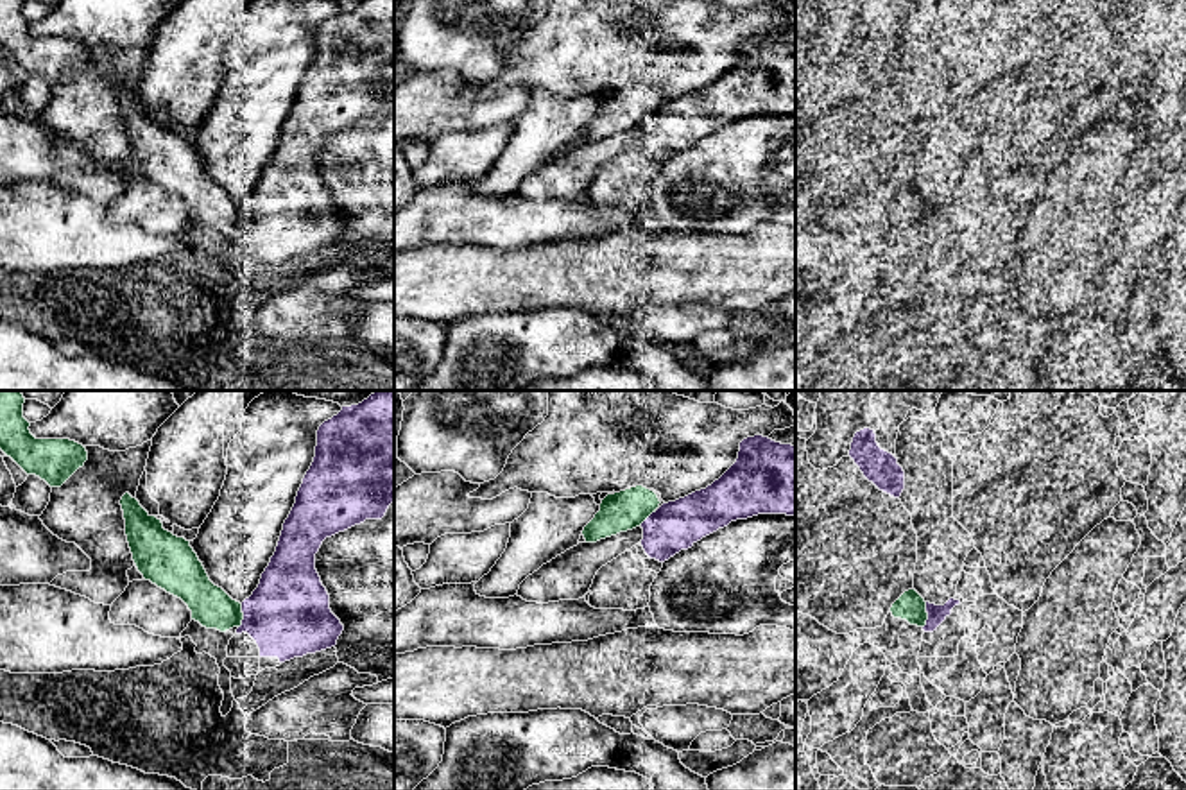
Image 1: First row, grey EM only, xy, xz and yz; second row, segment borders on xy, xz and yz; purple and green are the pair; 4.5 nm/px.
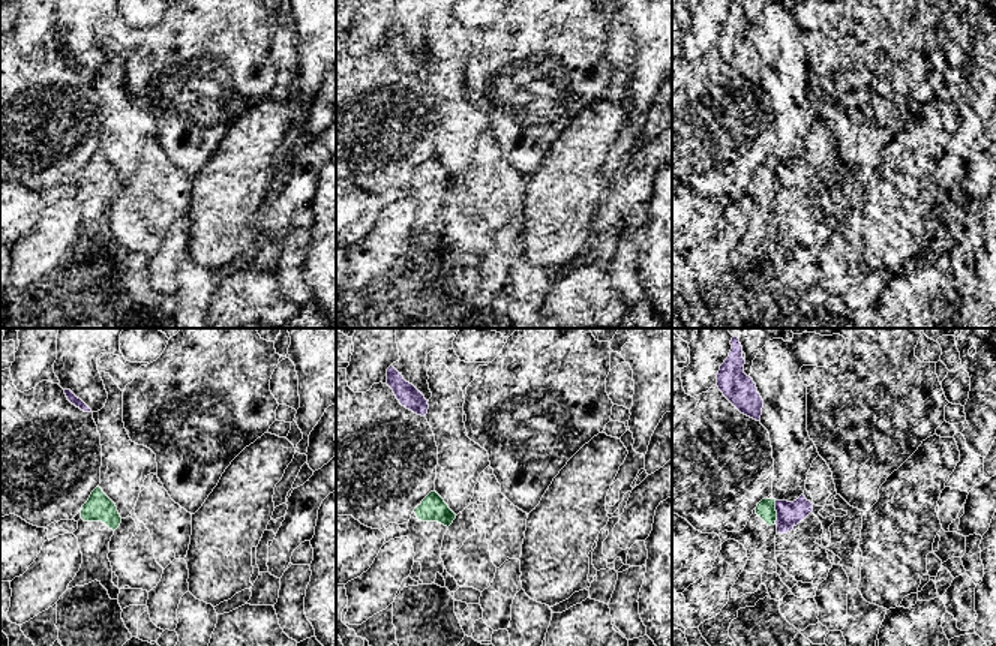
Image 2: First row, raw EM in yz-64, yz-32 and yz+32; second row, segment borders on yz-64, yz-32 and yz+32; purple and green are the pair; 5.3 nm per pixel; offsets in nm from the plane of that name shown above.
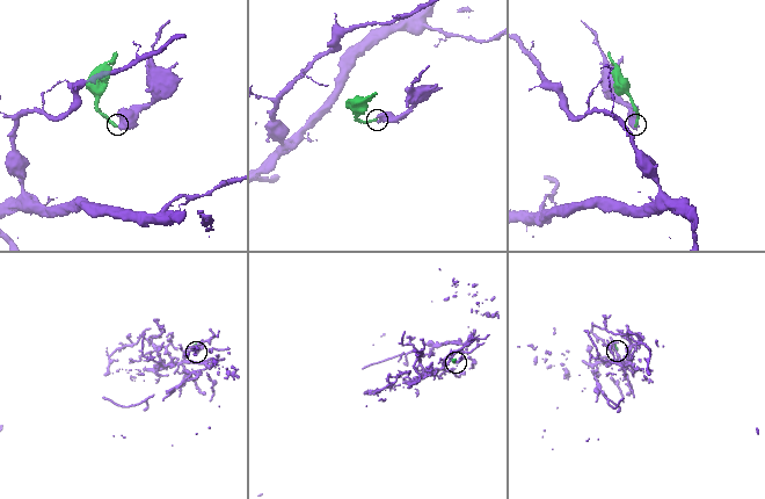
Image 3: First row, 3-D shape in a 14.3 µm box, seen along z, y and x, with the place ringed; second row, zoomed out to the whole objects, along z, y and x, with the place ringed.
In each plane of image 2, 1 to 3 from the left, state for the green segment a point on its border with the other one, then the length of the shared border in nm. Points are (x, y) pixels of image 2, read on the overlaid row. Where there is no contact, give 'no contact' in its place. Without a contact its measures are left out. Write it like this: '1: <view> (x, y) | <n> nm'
1: no contact
2: no contact
3: yz+32 (776, 510) | 120 nm

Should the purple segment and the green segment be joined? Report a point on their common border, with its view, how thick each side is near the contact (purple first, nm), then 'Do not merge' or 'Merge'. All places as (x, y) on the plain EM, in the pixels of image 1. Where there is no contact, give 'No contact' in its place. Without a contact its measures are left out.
Touches purple at yz (928, 214). Thickness 80 nm (purple) against 140 nm. Do not merge

